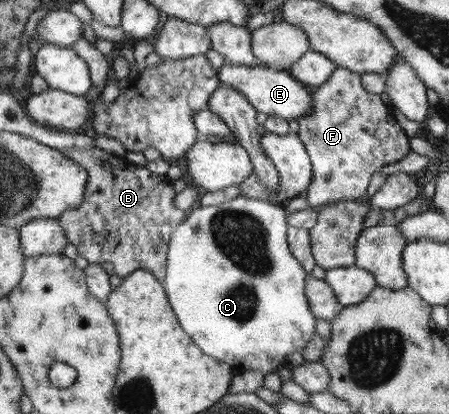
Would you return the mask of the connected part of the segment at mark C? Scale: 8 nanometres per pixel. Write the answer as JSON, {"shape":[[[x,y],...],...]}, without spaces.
{"shape":[[[239,196],[232,198],[232,200],[224,201],[216,206],[199,206],[196,205],[191,209],[190,216],[186,218],[186,222],[182,222],[174,232],[172,232],[172,238],[170,238],[170,244],[167,252],[166,262],[166,278],[161,281],[164,285],[166,295],[168,295],[168,301],[172,305],[172,311],[174,315],[182,325],[182,328],[186,331],[186,334],[193,338],[193,341],[206,352],[210,354],[212,358],[218,359],[224,363],[228,363],[234,367],[236,372],[248,371],[248,370],[260,370],[264,374],[270,372],[276,372],[276,368],[280,366],[289,366],[286,359],[290,354],[294,352],[301,352],[304,350],[304,346],[312,340],[312,336],[316,334],[316,317],[310,309],[310,303],[306,299],[306,278],[308,273],[302,267],[302,263],[298,262],[298,259],[290,252],[290,245],[288,245],[288,221],[287,210],[281,204],[274,204],[270,201],[263,201],[257,198],[246,198]]]}

